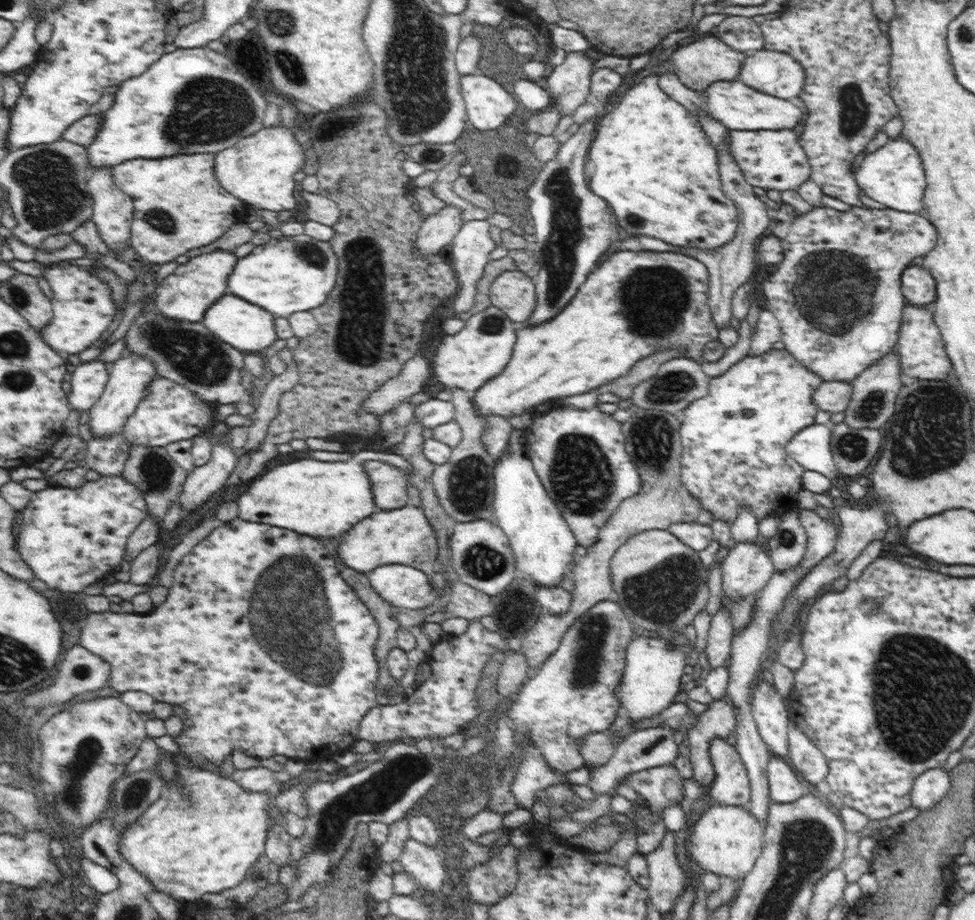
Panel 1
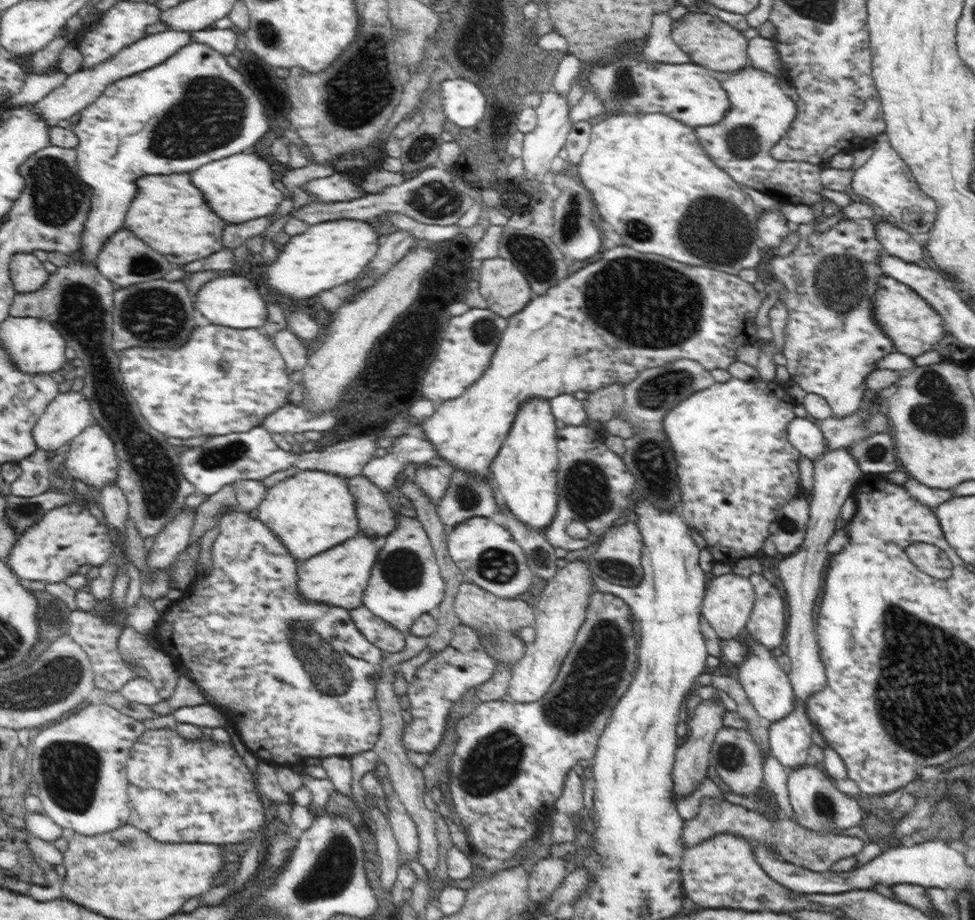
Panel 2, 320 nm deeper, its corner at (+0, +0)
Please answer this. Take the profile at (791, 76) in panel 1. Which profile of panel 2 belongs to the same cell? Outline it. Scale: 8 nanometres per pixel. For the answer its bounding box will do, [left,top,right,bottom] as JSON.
[696,65,822,206]

